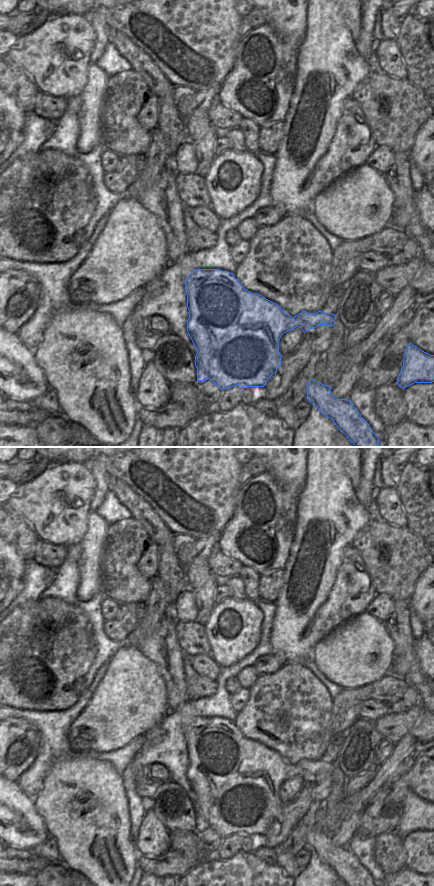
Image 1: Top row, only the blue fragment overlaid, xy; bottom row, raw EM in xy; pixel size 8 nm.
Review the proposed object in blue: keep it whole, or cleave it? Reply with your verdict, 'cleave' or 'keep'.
keep

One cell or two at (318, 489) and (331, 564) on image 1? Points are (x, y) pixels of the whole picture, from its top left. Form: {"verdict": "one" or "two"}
{"verdict": "one"}

